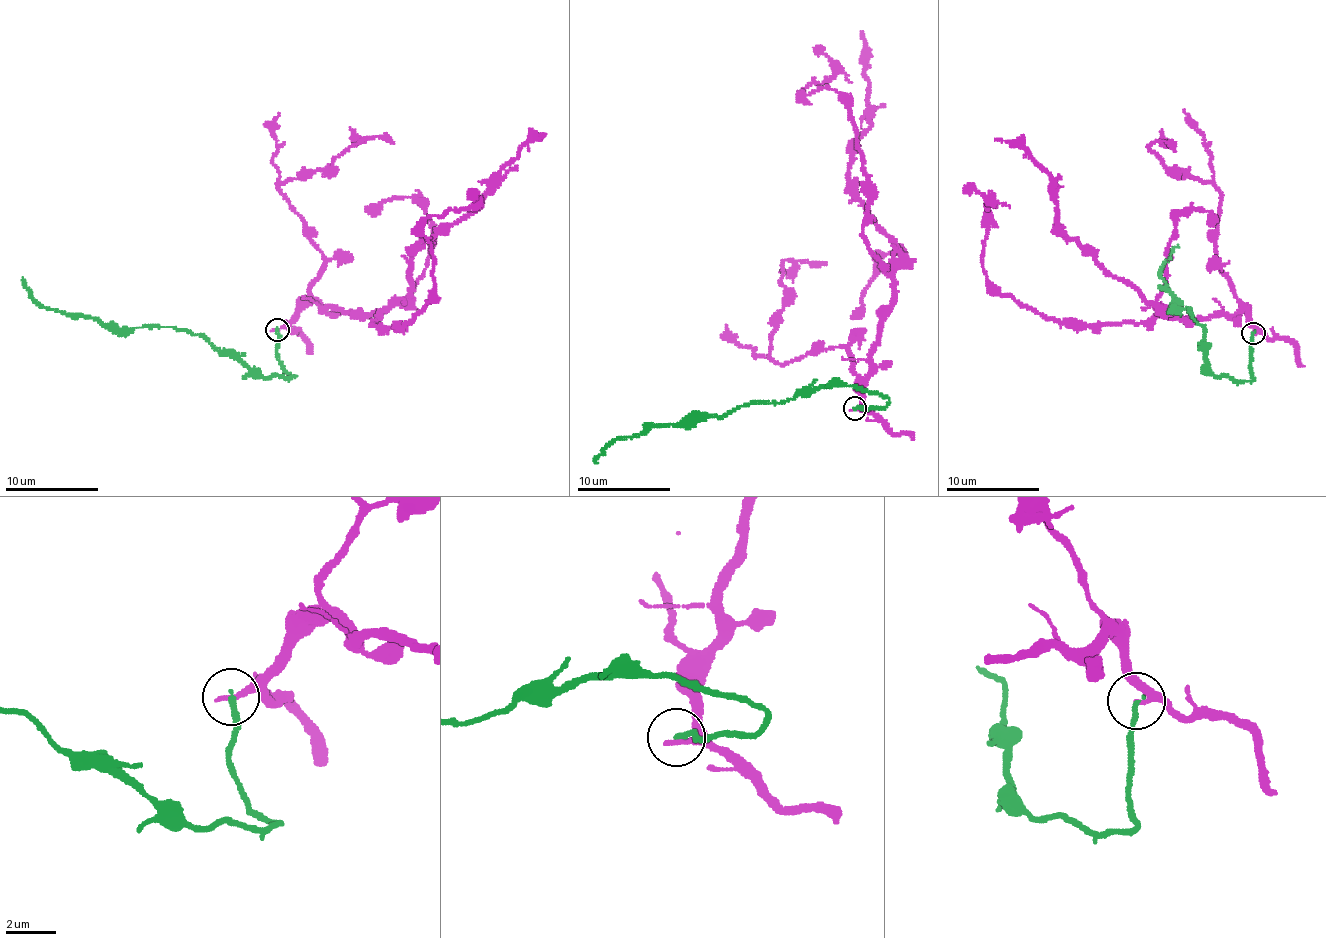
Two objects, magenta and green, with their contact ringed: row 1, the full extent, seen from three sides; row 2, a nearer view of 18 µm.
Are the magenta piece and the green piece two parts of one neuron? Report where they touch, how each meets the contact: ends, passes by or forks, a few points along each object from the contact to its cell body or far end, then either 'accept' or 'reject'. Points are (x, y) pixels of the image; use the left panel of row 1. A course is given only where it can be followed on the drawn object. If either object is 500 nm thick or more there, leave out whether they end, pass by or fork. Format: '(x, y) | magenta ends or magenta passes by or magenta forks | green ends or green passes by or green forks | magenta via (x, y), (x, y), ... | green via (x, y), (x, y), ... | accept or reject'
(277, 329) | magenta ends | green ends | magenta via (277, 328), (312, 302), (385, 311), (372, 324), (409, 324), (434, 287), (423, 222), (469, 205), (468, 192) | green via (278, 328), (277, 359), (296, 375), (257, 377), (197, 334), (109, 328), (47, 309), (22, 277) | reject

